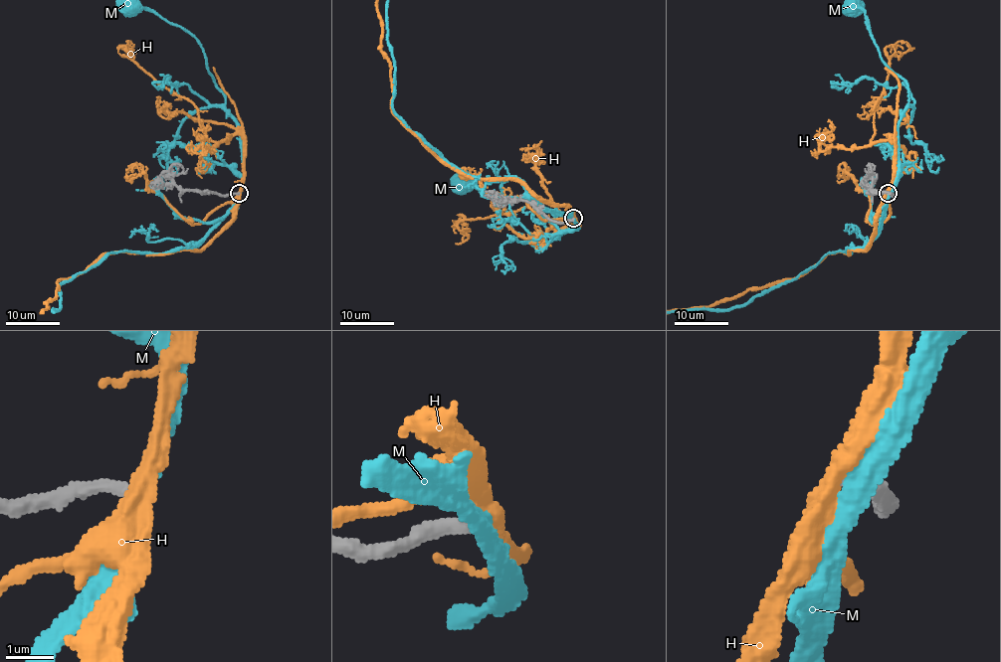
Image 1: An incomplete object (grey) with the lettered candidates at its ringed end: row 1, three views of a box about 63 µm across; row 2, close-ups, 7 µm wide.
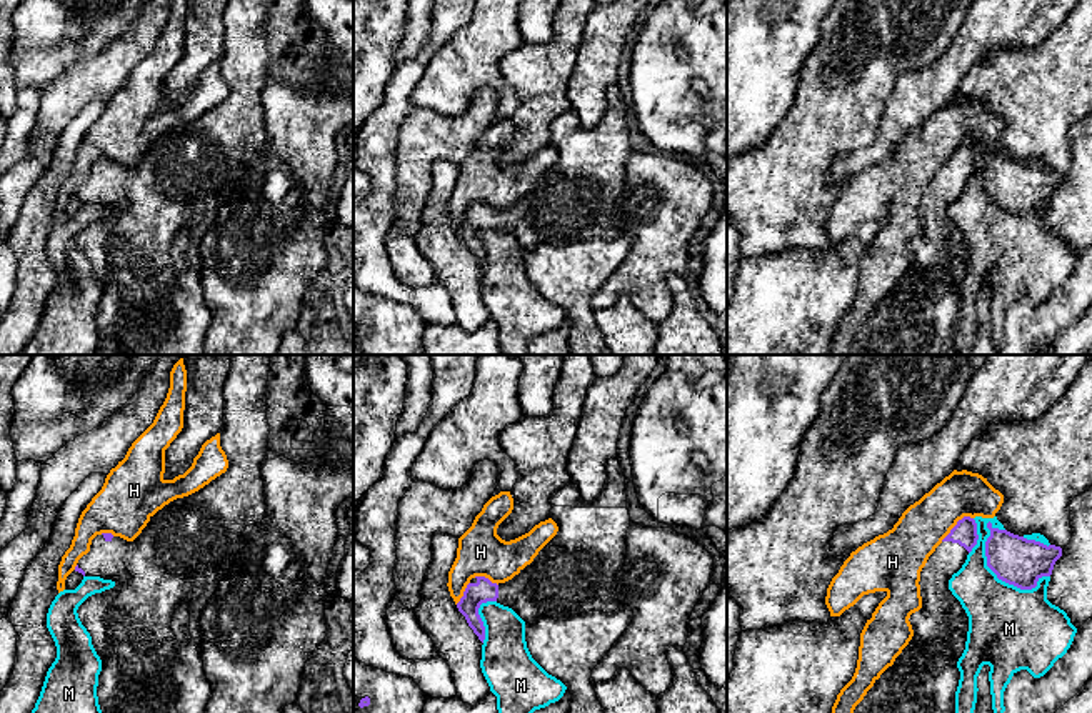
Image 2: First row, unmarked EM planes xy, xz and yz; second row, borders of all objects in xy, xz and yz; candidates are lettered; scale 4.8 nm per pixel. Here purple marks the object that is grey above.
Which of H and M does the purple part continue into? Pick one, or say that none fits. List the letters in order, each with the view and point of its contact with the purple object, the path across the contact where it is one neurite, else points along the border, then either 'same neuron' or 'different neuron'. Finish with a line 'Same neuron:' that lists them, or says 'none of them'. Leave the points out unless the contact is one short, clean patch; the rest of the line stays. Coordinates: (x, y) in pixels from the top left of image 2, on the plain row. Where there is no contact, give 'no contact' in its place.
H: contact yz (957, 150); border yz (972, 144), (962, 144), (941, 167); different neuron
M: contact yz (997, 204); different neuron
Same neuron: none of them

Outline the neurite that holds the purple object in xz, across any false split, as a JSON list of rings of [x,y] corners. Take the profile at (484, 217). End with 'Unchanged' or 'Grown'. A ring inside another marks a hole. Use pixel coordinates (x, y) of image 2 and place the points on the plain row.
[[[617,85],[607,87],[605,100],[605,112],[592,128],[585,128],[570,108],[554,123],[550,145],[557,150],[559,158],[518,202],[498,212],[485,203],[470,207],[457,235],[482,270],[485,253],[478,235],[487,228],[512,235],[525,250],[570,245],[589,238],[612,240],[620,233],[617,202],[627,185],[625,165],[630,142],[625,103]]]. Grown

